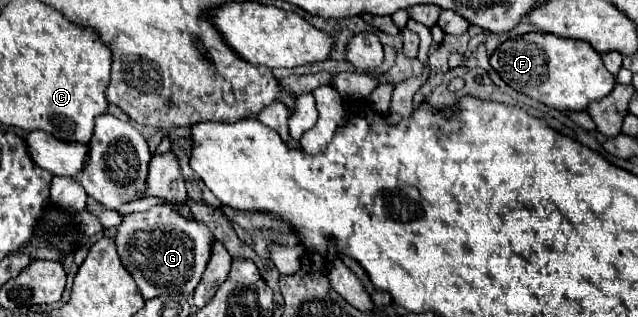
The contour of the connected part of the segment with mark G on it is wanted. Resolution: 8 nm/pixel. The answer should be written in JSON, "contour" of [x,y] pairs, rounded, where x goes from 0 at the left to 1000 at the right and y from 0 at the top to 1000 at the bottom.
{"contour":[[[263,647],[197,678],[182,741],[182,779],[191,836],[216,893],[226,943],[238,943],[254,924],[301,924],[326,836],[335,760],[339,748],[323,703],[288,691]]]}

